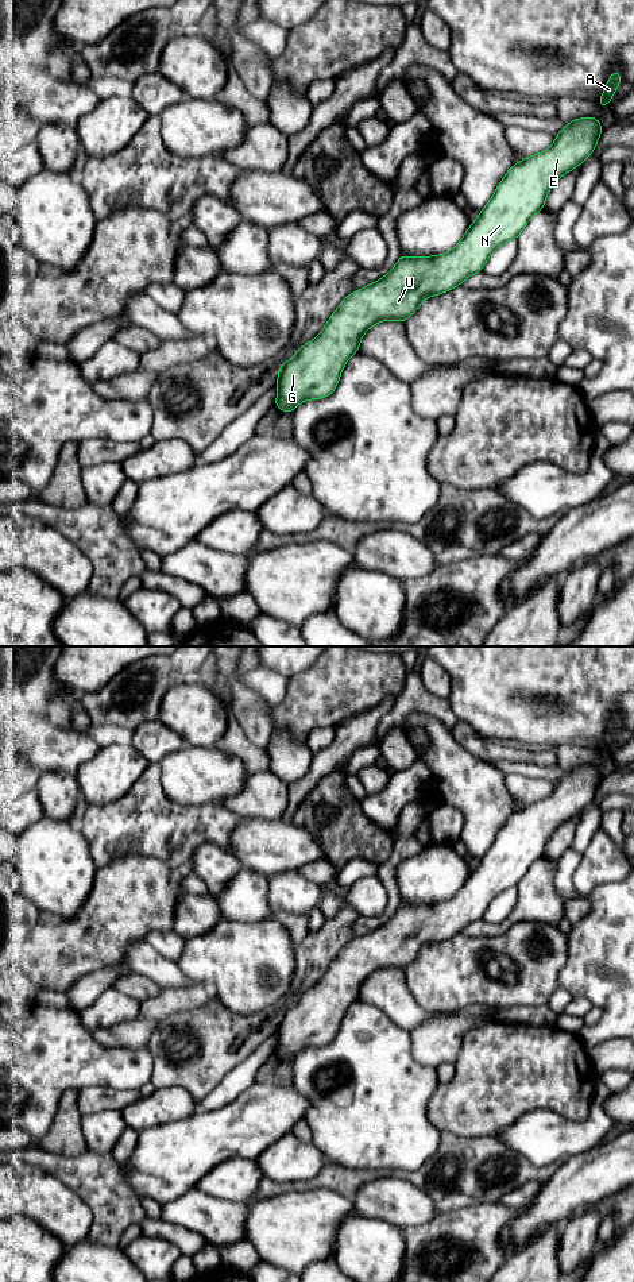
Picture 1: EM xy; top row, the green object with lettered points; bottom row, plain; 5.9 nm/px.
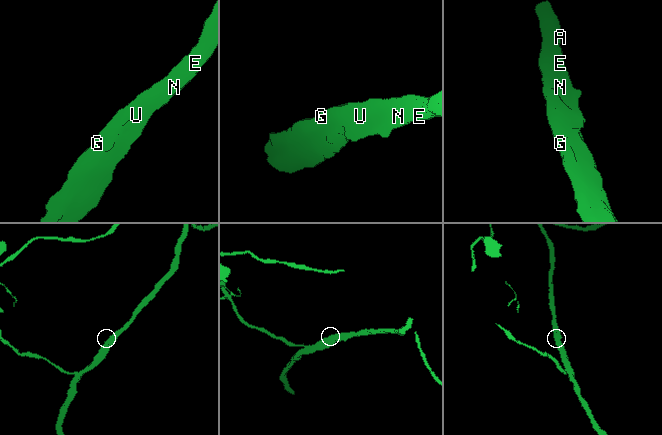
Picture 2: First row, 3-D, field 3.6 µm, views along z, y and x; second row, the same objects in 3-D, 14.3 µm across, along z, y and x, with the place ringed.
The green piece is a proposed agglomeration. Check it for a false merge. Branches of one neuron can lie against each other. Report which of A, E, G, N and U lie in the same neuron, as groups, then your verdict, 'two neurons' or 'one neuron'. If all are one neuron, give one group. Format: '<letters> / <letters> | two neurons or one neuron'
A E G N U | one neuron

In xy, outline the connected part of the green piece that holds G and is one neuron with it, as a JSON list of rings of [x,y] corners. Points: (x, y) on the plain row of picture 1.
[[[580,765],[567,771],[556,783],[554,791],[545,799],[523,806],[510,815],[495,841],[478,866],[469,873],[461,888],[446,901],[410,905],[401,903],[393,918],[376,930],[348,942],[316,984],[305,991],[293,1005],[278,1018],[278,1040],[272,1053],[281,1059],[293,1061],[294,1055],[308,1047],[322,1047],[330,1043],[347,1008],[359,999],[360,986],[367,977],[386,968],[405,970],[421,954],[422,947],[434,945],[460,934],[468,924],[483,919],[491,901],[503,891],[517,888],[537,860],[545,857],[545,845],[565,820],[594,802],[603,780],[599,767]]]

